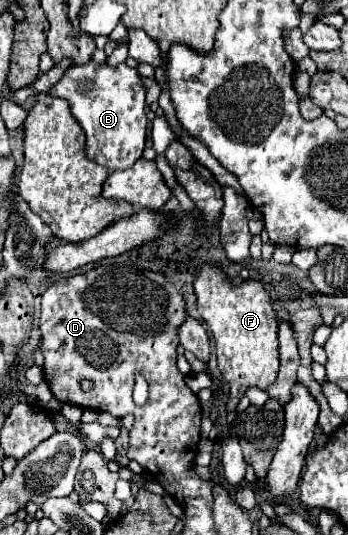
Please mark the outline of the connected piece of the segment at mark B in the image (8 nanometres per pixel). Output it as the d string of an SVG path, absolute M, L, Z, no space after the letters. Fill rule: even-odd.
M90 60L88 64L70 66L64 76L48 90L70 104L72 114L88 136L88 158L114 170L132 168L142 156L142 138L146 138L146 90L134 68L126 64L108 66Z

